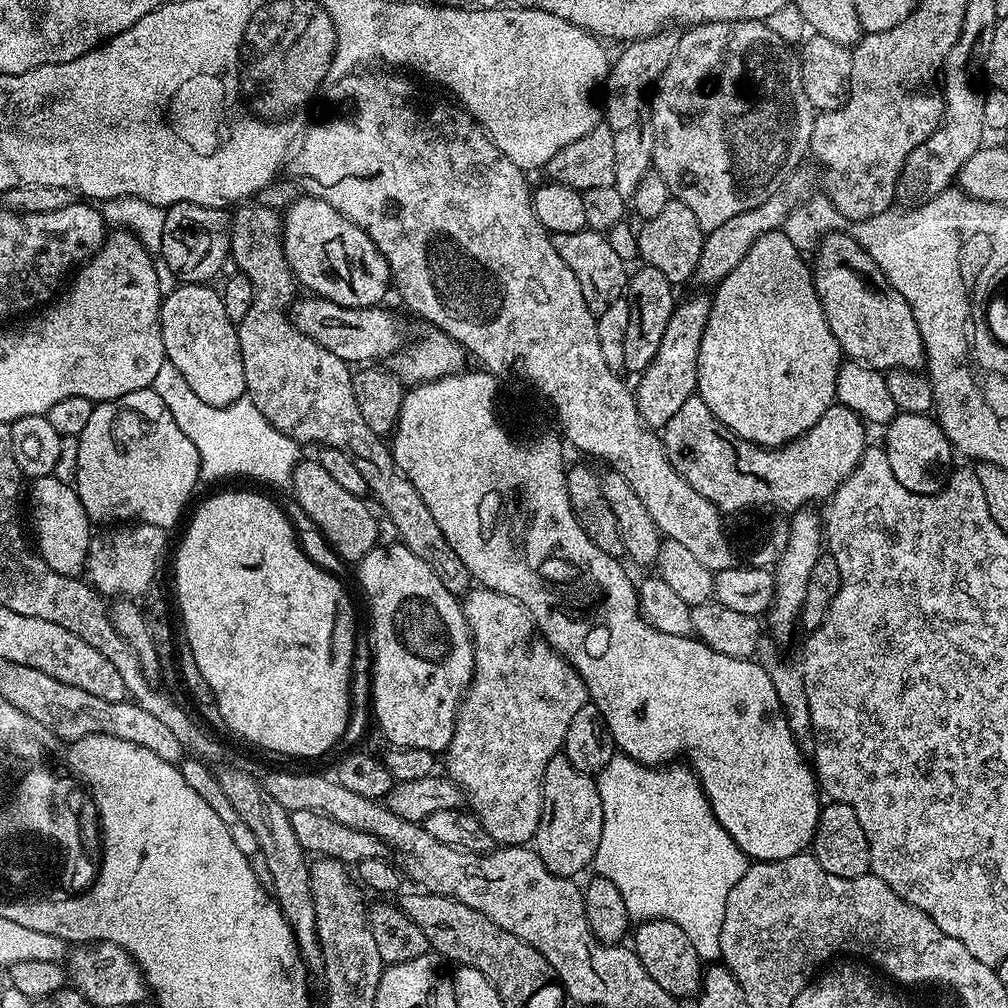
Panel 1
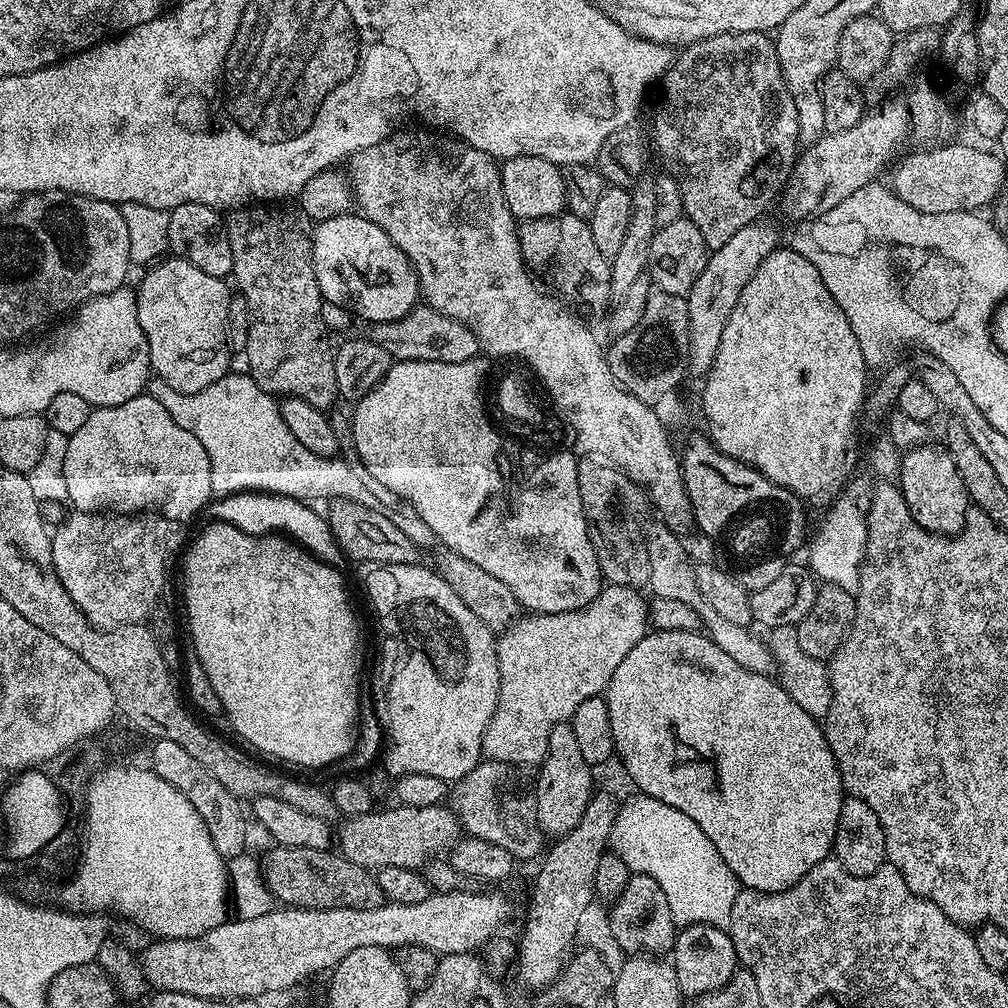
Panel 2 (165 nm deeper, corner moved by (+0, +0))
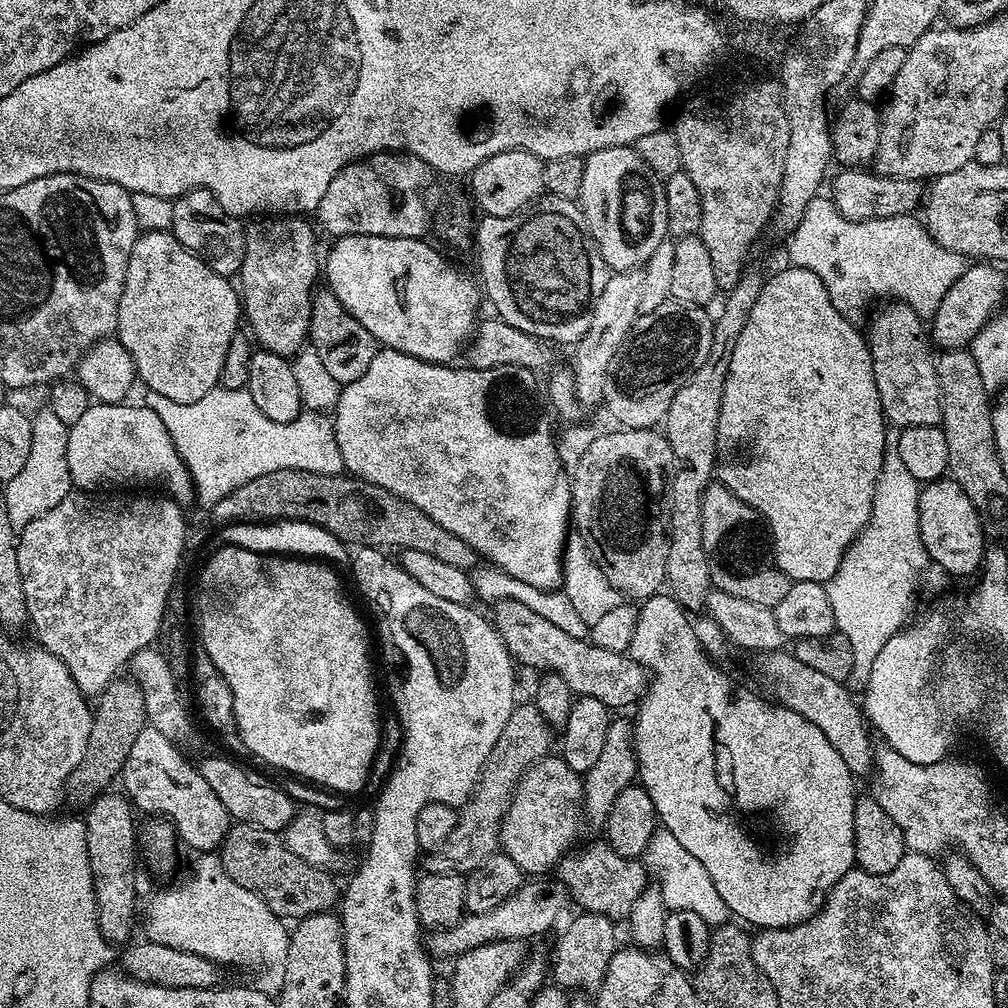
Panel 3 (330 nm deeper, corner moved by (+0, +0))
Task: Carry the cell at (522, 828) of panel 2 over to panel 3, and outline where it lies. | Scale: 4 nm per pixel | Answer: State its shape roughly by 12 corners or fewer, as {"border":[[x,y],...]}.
{"border":[[549,754],[522,774],[500,823],[529,877],[577,843],[584,782]]}

